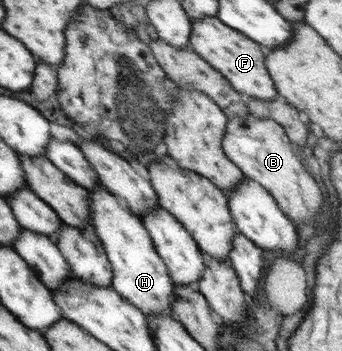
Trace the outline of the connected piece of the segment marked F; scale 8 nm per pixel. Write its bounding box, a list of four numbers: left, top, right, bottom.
[190,17,278,102]

